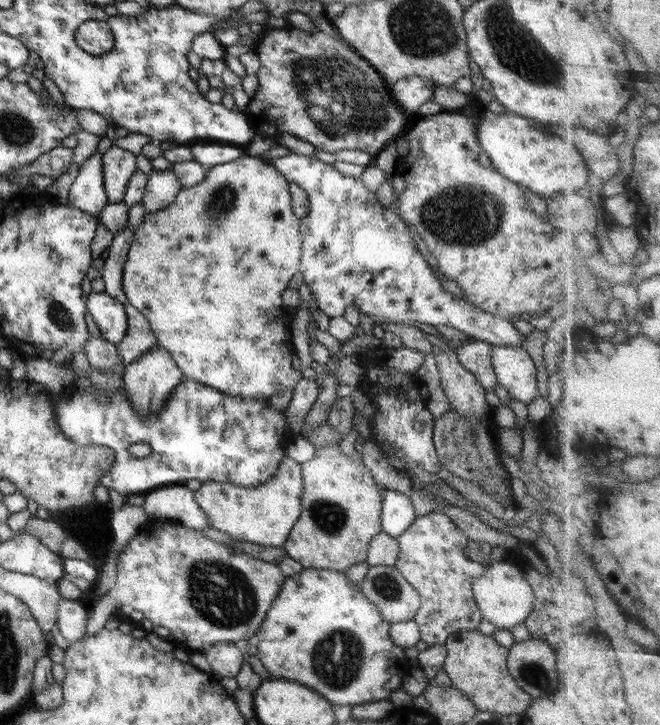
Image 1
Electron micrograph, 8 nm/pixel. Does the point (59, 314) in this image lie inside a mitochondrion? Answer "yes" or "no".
yes

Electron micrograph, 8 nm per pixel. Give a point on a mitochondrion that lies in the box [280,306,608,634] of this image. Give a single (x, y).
(329, 517)

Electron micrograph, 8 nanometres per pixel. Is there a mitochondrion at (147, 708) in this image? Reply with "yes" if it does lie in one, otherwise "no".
no

